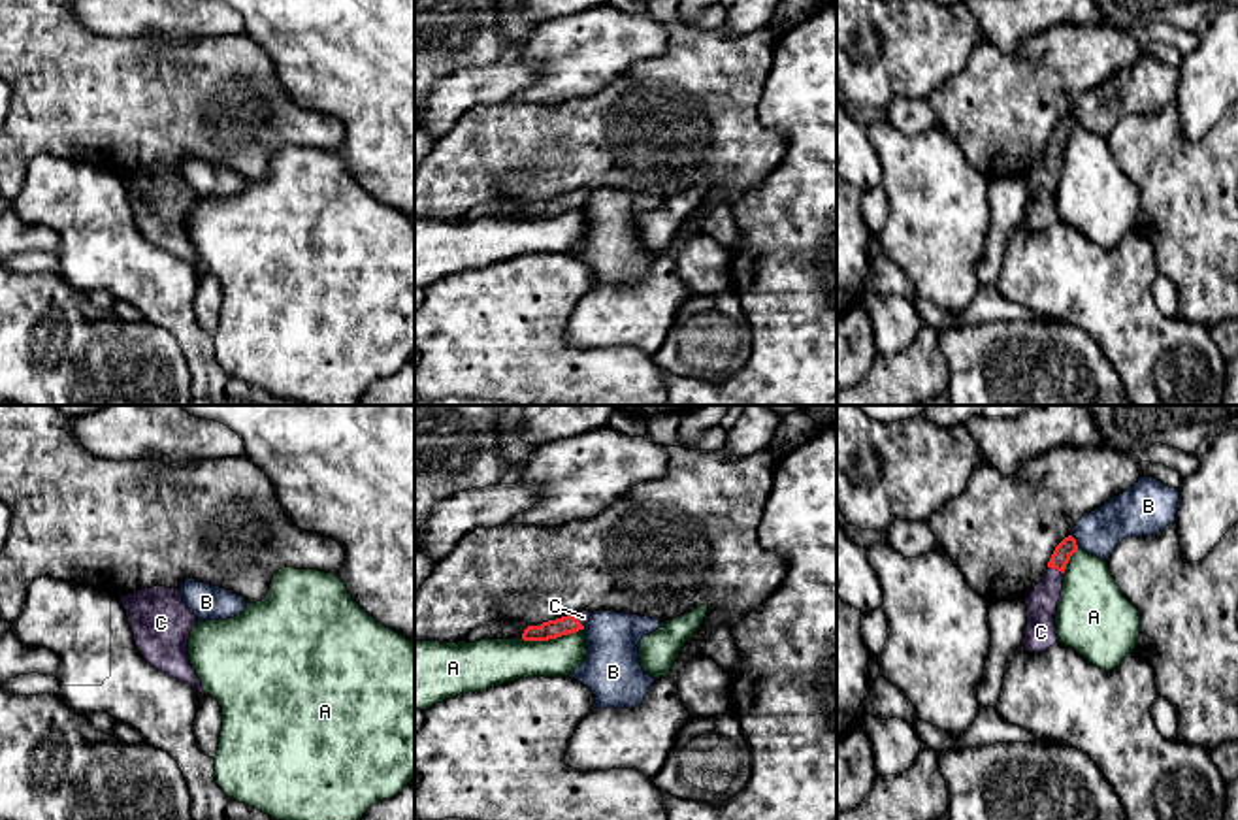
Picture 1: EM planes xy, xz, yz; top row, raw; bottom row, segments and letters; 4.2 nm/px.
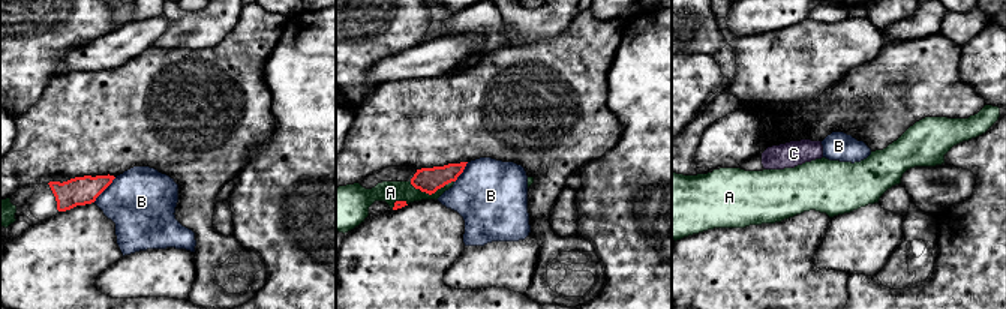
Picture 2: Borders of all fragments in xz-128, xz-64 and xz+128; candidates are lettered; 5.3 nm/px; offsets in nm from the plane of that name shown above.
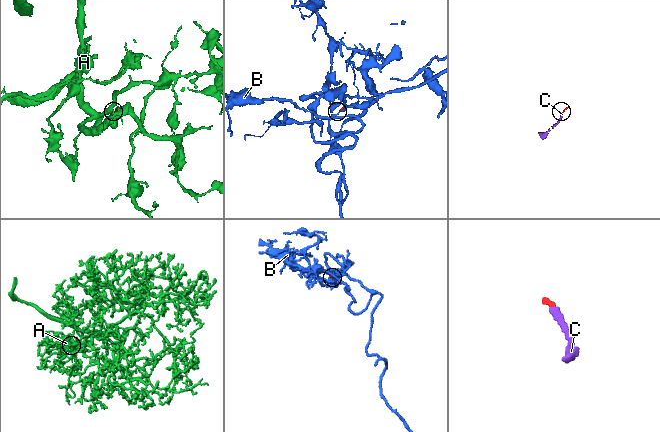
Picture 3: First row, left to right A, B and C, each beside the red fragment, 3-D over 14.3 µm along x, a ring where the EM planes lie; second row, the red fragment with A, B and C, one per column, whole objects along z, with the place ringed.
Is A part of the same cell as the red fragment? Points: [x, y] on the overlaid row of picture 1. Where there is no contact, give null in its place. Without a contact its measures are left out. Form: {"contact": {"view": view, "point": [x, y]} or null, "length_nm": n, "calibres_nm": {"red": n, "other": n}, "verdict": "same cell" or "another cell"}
{"contact": {"view": "xz", "point": [553, 638]}, "length_nm": 260, "calibres_nm": {"red": 80, "other": 190}, "verdict": "another cell"}

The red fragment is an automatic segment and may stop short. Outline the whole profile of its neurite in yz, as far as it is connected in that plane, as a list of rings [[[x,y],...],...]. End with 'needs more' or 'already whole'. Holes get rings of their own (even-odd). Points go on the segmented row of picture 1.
[[[1065,537],[1055,547],[1042,581],[1023,599],[1027,607],[1023,647],[1029,652],[1044,652],[1057,643],[1055,613],[1063,590],[1063,573],[1076,550],[1076,539]]] | needs more

